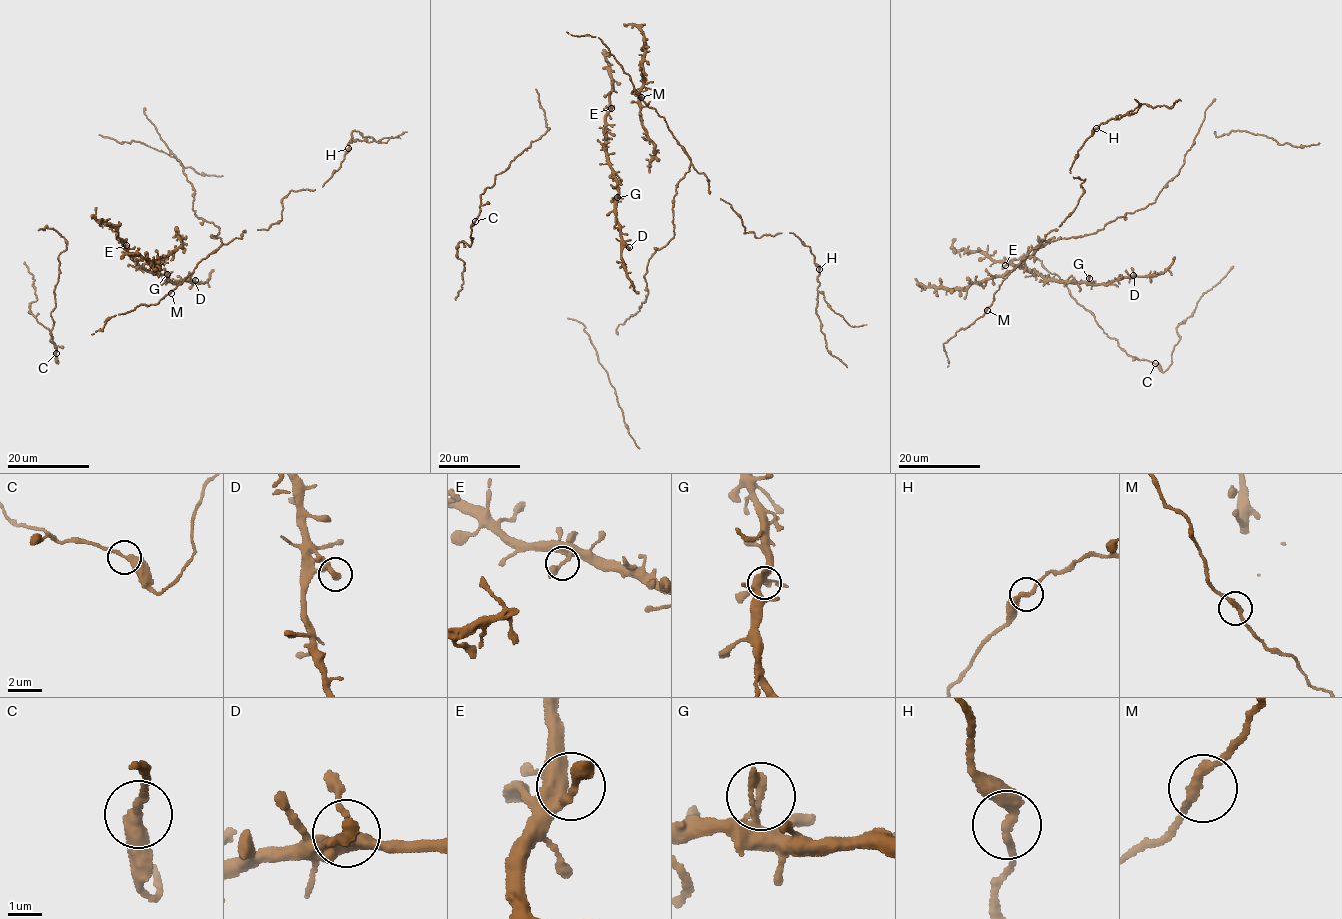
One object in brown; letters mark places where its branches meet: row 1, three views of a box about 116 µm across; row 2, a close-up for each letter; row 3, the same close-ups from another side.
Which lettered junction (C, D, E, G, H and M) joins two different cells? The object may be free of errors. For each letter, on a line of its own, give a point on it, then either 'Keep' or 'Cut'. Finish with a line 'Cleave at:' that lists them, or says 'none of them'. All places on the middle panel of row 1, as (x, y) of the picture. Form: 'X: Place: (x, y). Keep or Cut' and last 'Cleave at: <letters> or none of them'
C: Place: (475, 221). Keep
D: Place: (629, 247). Keep
E: Place: (611, 108). Keep
G: Place: (617, 197). Keep
H: Place: (819, 269). Keep
M: Place: (641, 97). Keep
Cleave at: none of them

